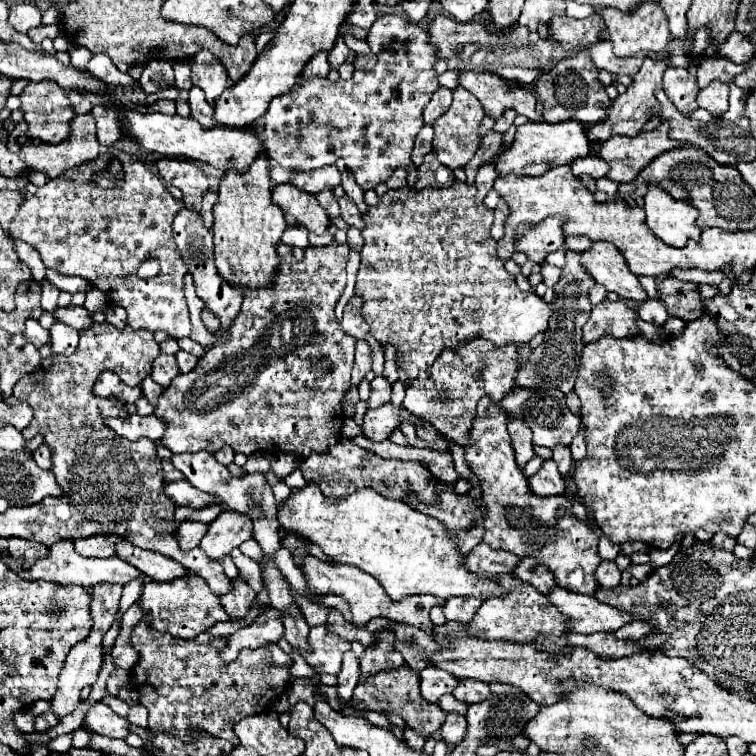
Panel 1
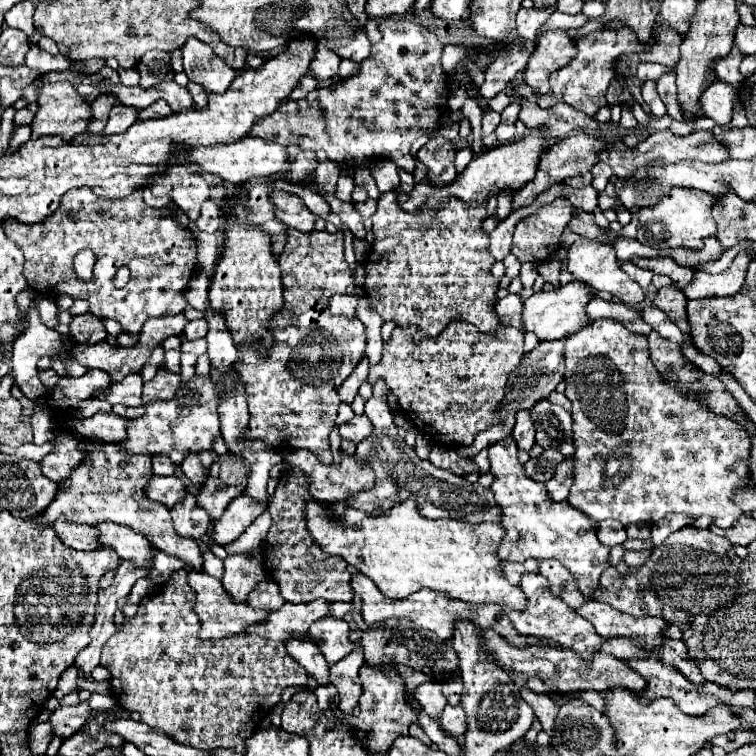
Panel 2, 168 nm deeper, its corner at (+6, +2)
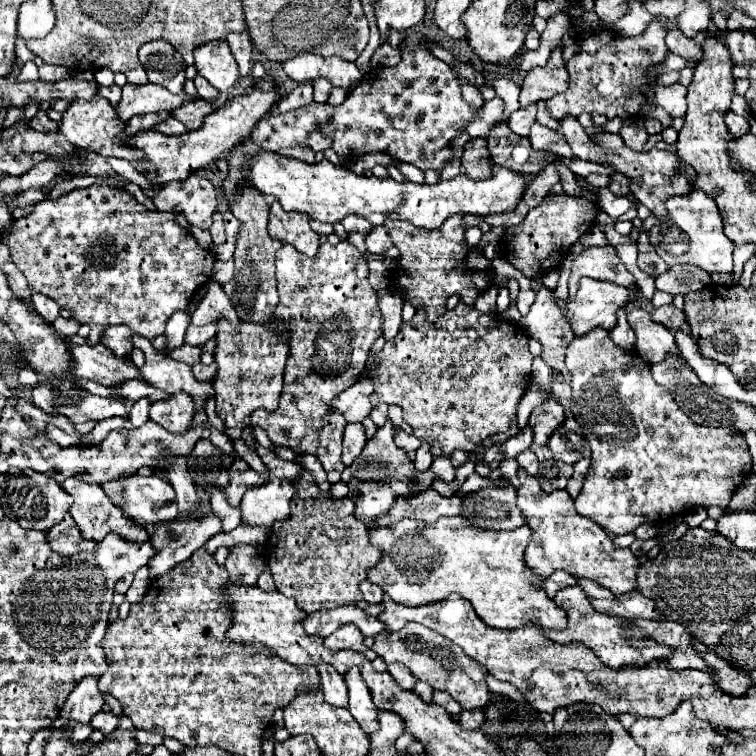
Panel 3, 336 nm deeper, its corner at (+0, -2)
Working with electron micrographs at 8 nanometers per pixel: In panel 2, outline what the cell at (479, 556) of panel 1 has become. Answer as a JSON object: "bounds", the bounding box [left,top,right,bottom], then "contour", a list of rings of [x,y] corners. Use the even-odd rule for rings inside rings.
{"bounds":[501,560,537,584],"contour":[[[525,560],[525,562],[501,562],[501,570],[503,576],[509,580],[509,584],[519,584],[521,574],[529,574],[529,572],[537,572],[537,560]]]}

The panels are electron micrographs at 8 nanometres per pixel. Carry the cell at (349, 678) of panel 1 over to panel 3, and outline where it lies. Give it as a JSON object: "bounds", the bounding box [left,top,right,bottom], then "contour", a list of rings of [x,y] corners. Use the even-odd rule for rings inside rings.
{"bounds":[345,672,379,734],"contour":[[[351,672],[351,676],[345,676],[345,680],[349,686],[349,712],[351,712],[351,716],[363,728],[365,734],[377,732],[379,730],[379,720],[377,720],[379,710],[375,708],[361,674]]]}

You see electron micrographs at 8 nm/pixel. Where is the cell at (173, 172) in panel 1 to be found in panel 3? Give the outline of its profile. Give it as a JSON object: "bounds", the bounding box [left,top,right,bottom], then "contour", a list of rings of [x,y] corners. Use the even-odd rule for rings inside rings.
{"bounds":[153,176,217,230],"contour":[[[189,176],[181,182],[171,182],[153,196],[157,210],[183,214],[189,226],[201,230],[211,228],[211,214],[217,208],[217,196],[213,184],[203,176]]]}

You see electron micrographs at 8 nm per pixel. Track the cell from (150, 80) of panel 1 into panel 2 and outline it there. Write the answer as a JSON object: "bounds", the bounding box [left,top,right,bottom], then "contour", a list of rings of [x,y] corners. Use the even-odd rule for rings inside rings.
{"bounds":[137,52,173,88],"contour":[[[147,52],[139,66],[137,66],[139,74],[141,74],[141,86],[143,88],[153,88],[165,80],[173,78],[173,68],[171,68],[171,54],[167,52]]]}

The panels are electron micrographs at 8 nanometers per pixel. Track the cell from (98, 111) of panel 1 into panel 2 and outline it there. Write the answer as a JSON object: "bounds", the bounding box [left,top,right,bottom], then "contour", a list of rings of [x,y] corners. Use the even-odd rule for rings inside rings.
{"bounds":[103,104,137,136],"contour":[[[115,104],[115,106],[111,108],[111,112],[109,112],[109,118],[107,118],[107,124],[105,124],[103,134],[105,134],[105,136],[121,134],[121,132],[125,132],[135,120],[137,120],[137,110],[135,110],[135,108]]]}

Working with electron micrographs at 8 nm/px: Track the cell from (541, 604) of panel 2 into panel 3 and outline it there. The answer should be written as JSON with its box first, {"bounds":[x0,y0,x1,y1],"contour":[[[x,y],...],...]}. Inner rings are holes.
{"bounds":[543,588,673,668],"contour":[[[579,588],[560,590],[553,600],[567,610],[569,626],[565,630],[543,630],[543,632],[547,632],[547,636],[555,642],[581,642],[581,644],[589,646],[597,654],[597,658],[609,668],[647,666],[649,662],[653,662],[657,658],[671,658],[673,656],[673,648],[669,648],[665,644],[659,644],[653,638],[645,636],[633,622],[629,622],[625,618],[619,618],[619,616],[597,612],[591,606],[589,596]]]}

